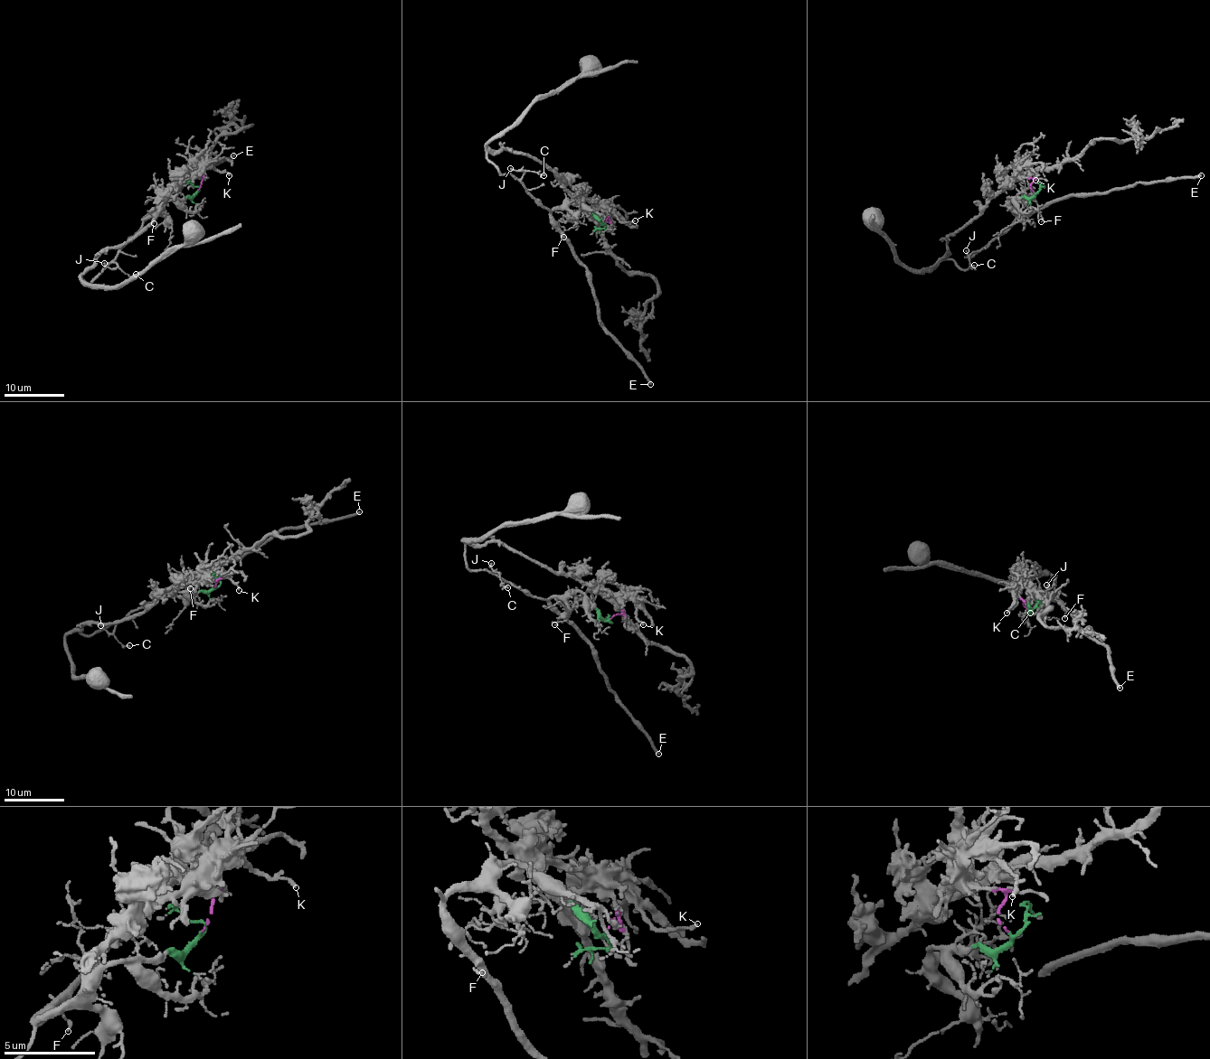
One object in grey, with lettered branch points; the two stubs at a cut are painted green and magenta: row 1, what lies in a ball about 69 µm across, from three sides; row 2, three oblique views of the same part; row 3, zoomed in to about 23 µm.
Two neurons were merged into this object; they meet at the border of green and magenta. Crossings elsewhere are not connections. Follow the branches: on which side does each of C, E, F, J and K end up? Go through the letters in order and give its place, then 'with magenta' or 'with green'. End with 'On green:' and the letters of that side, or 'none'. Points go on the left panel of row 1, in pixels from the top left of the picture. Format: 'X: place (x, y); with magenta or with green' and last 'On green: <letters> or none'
C: place (136, 274); with green
E: place (233, 155); with green
F: place (154, 223); with green
J: place (104, 263); with green
K: place (229, 175); with magenta
On green: C, E, F, J

